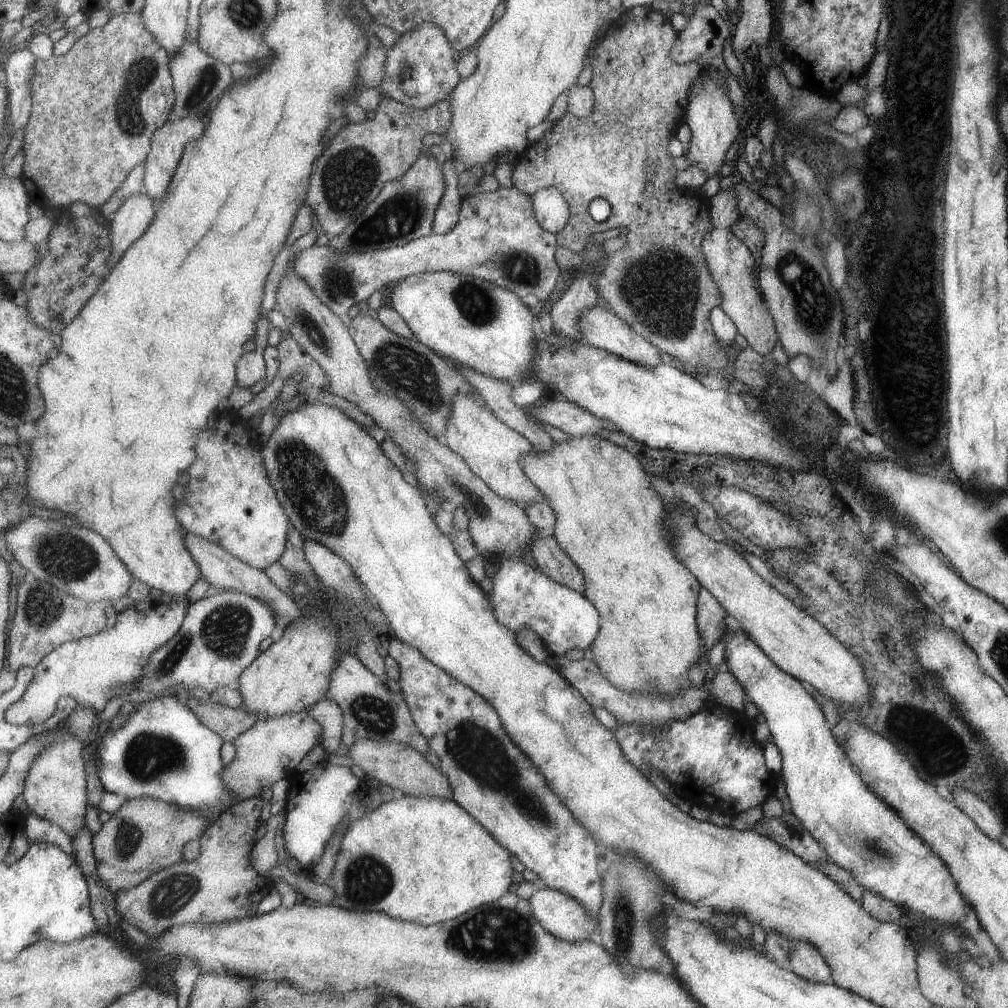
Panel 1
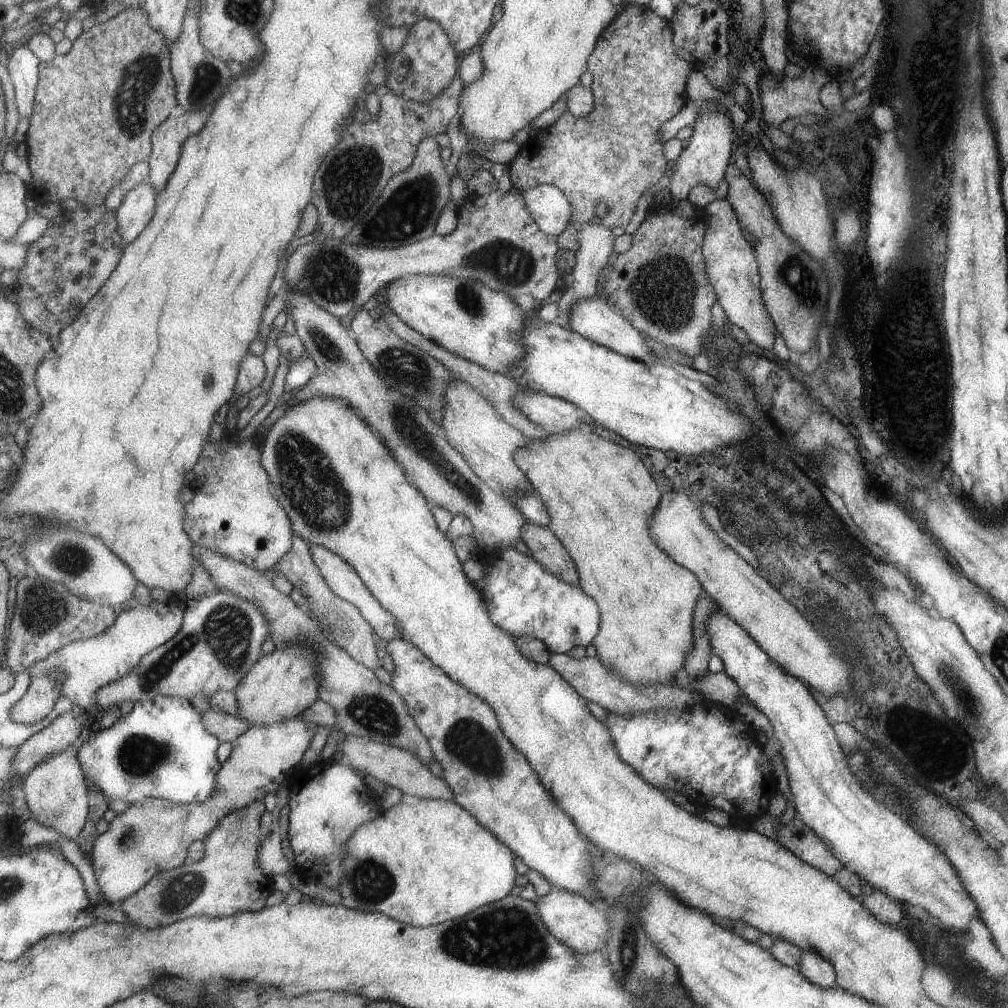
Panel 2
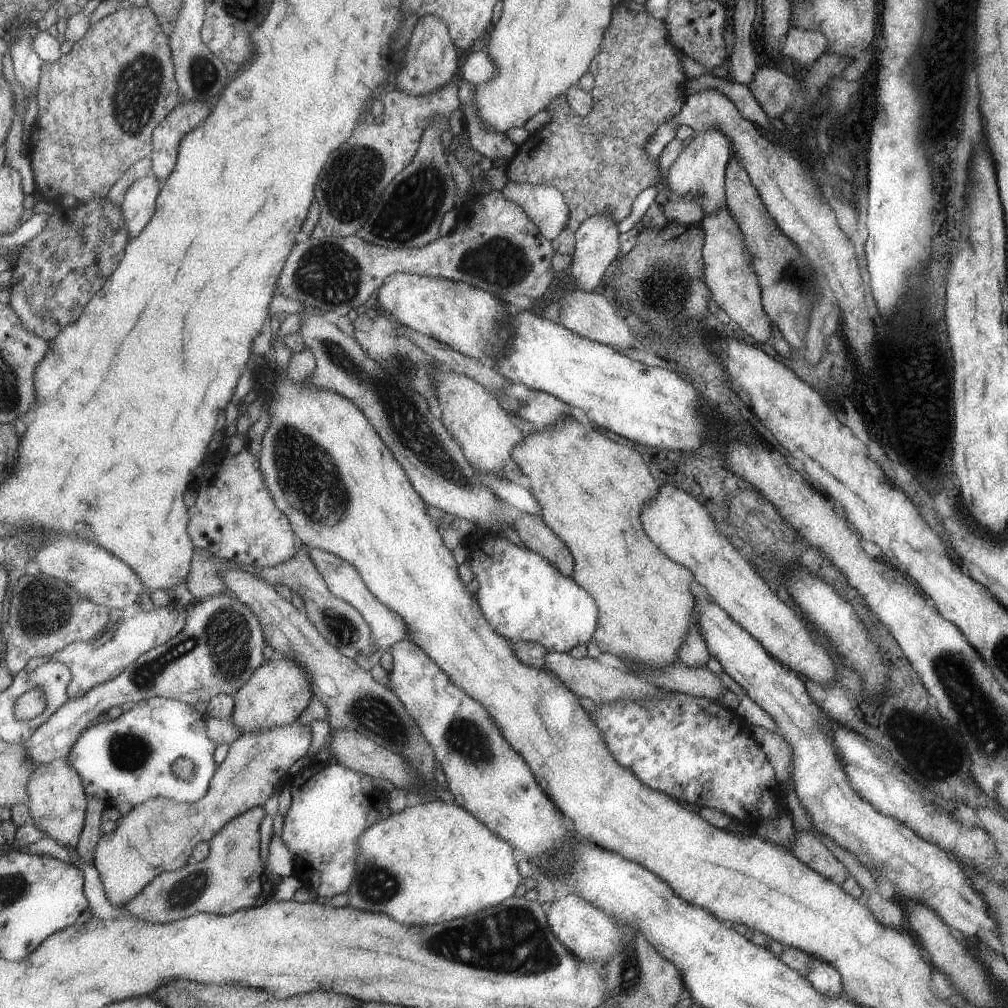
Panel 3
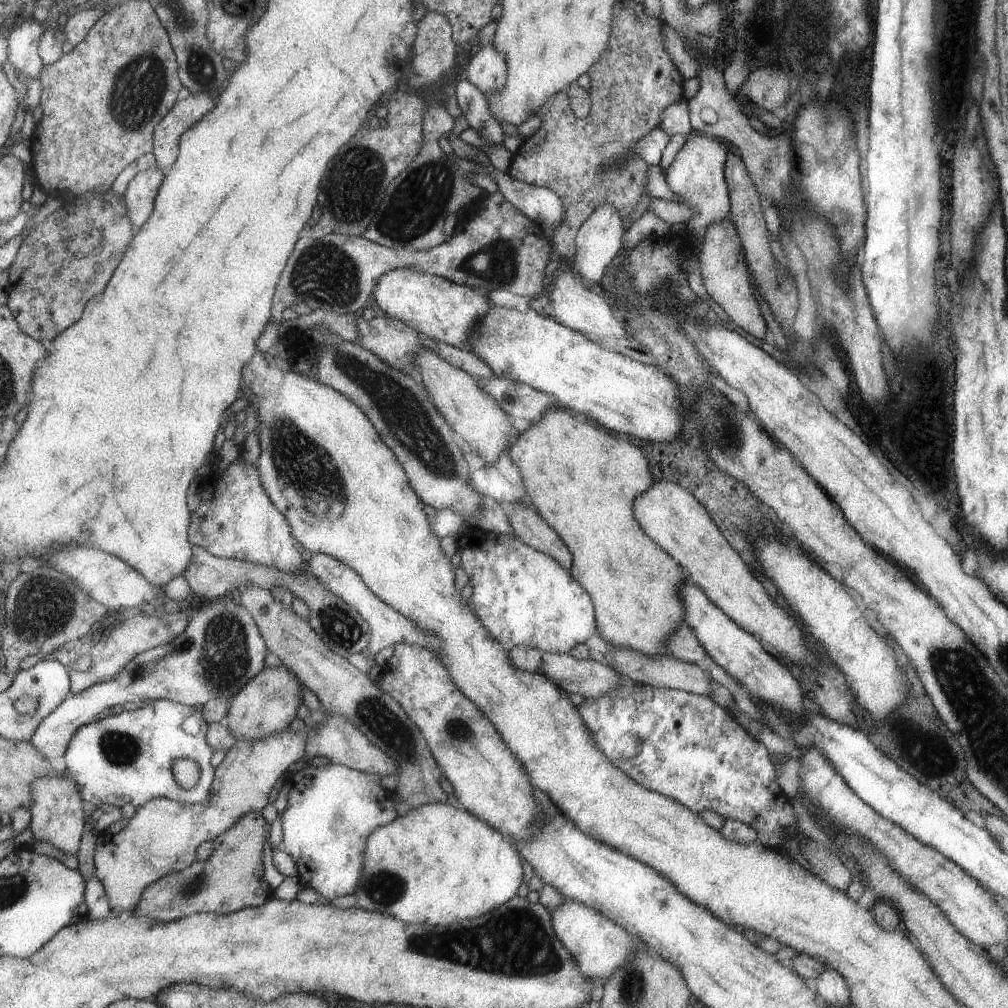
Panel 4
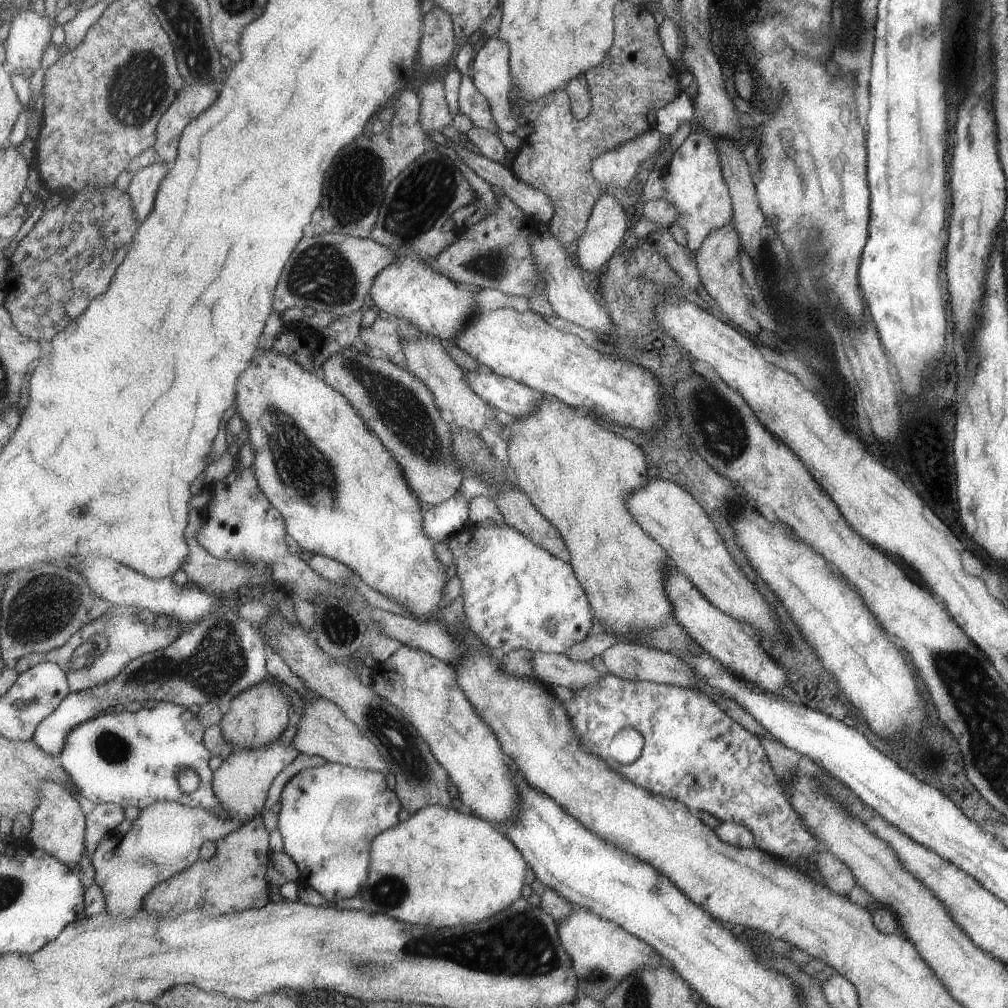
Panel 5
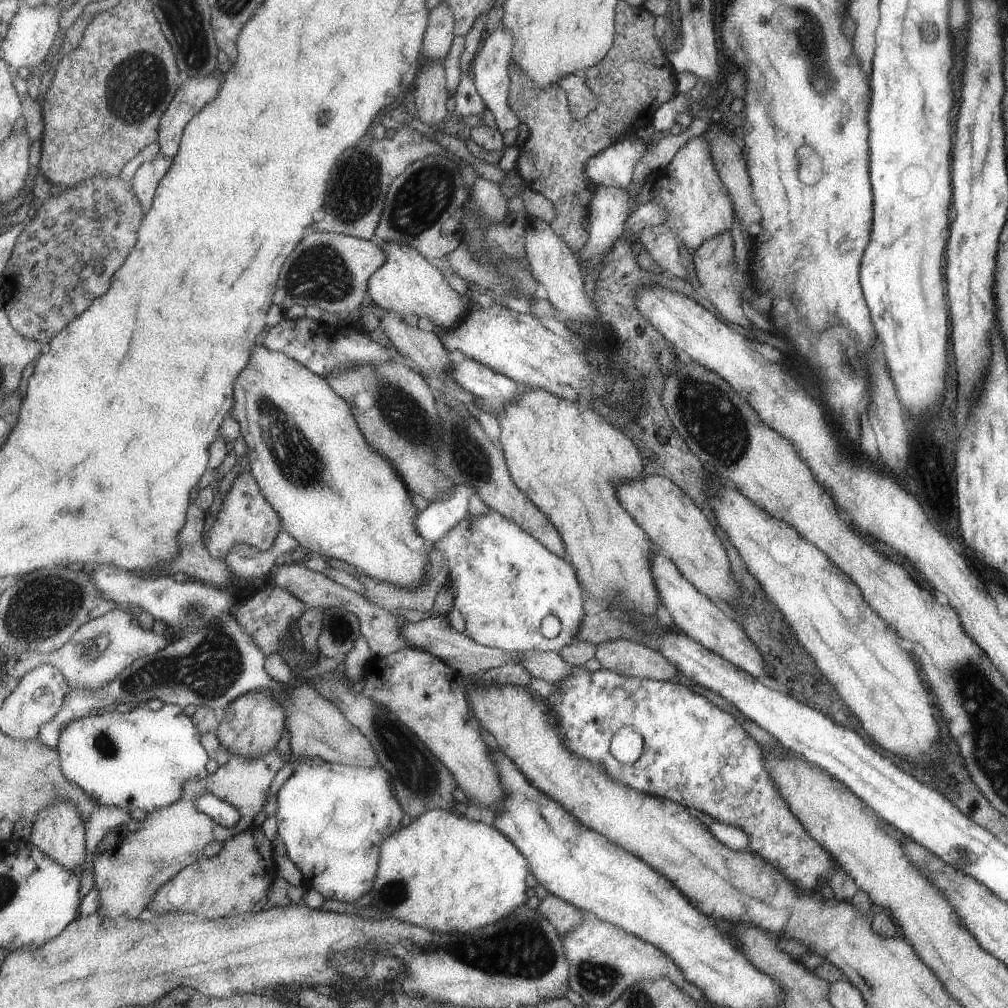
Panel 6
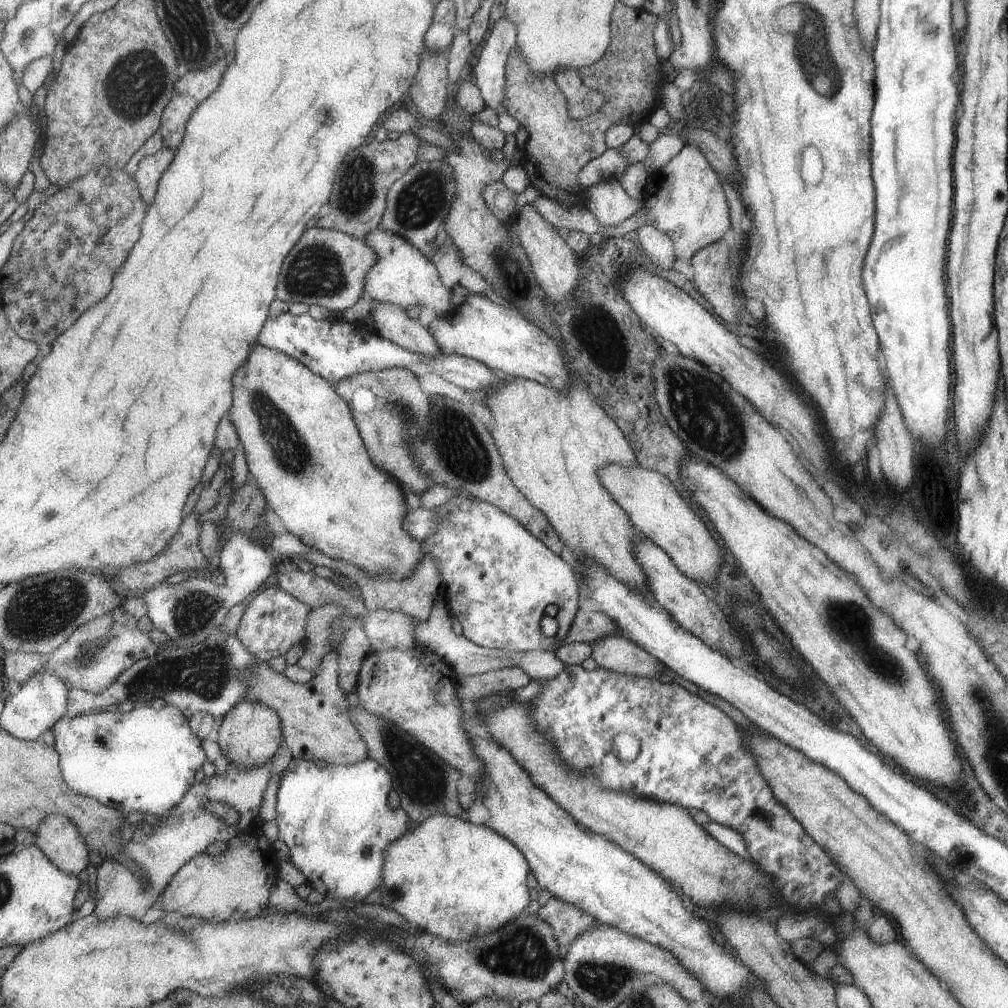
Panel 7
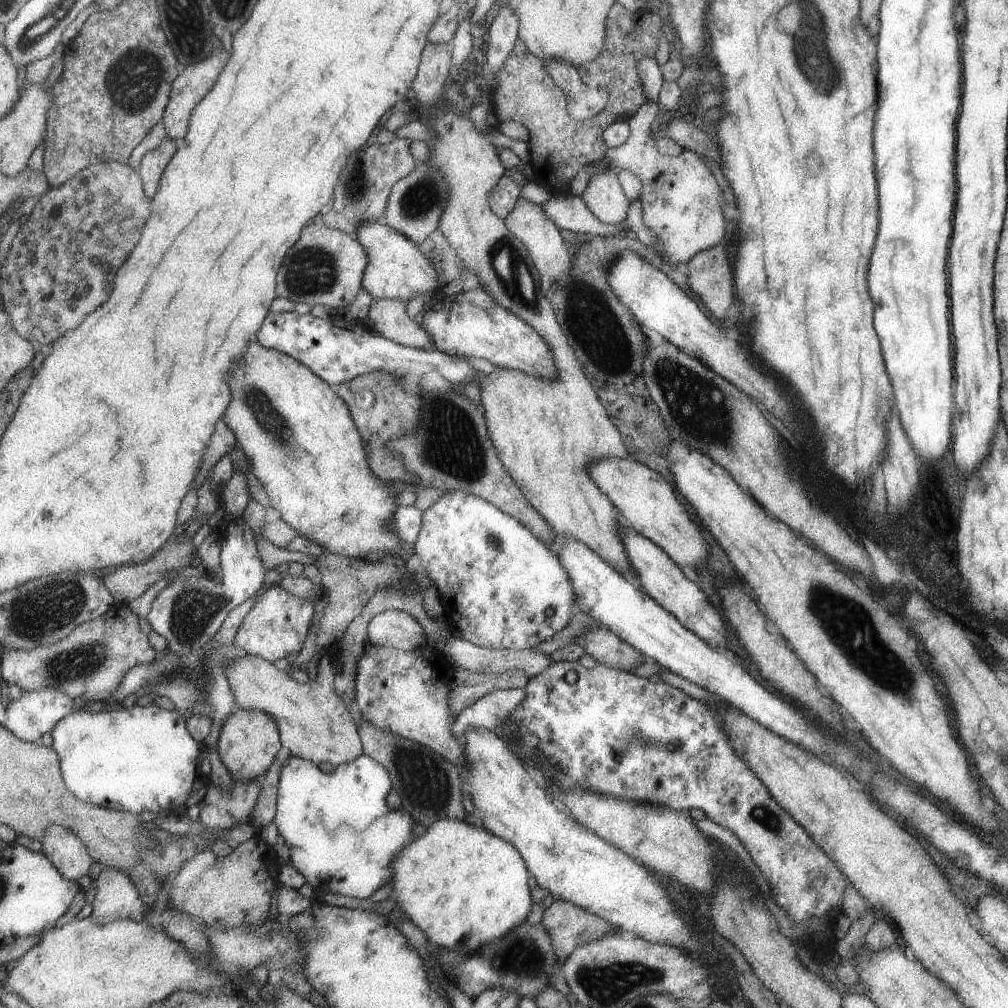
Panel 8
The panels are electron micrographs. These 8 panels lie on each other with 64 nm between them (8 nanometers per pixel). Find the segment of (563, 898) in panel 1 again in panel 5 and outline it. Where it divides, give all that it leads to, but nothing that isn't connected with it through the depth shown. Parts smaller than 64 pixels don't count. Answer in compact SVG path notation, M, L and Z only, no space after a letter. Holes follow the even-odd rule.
M575 906L573 912L563 922L559 922L559 936L563 940L563 946L575 960L575 968L581 980L581 998L591 996L593 1000L603 1002L619 984L619 980L623 980L623 976L627 976L629 972L661 964L661 958L649 944L641 942L637 936L629 934L615 922L605 920L587 908Z

